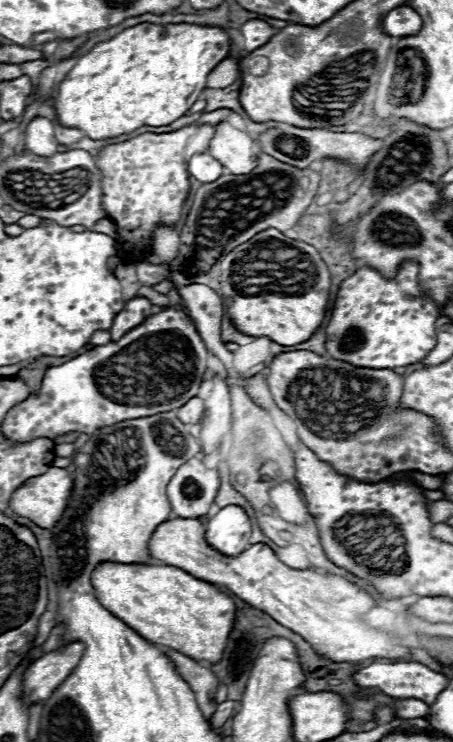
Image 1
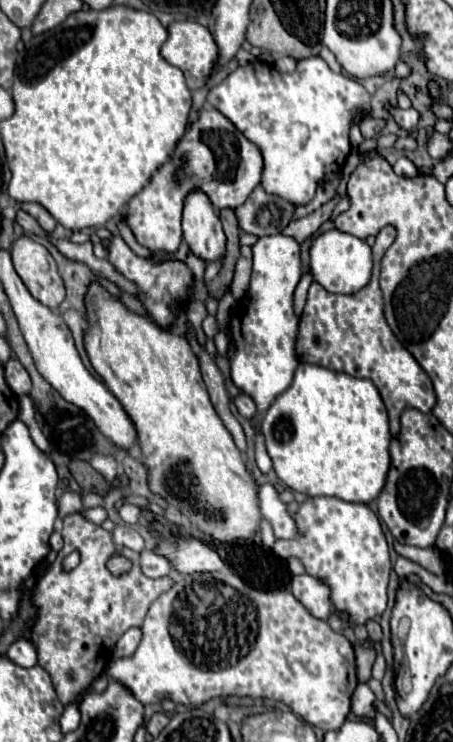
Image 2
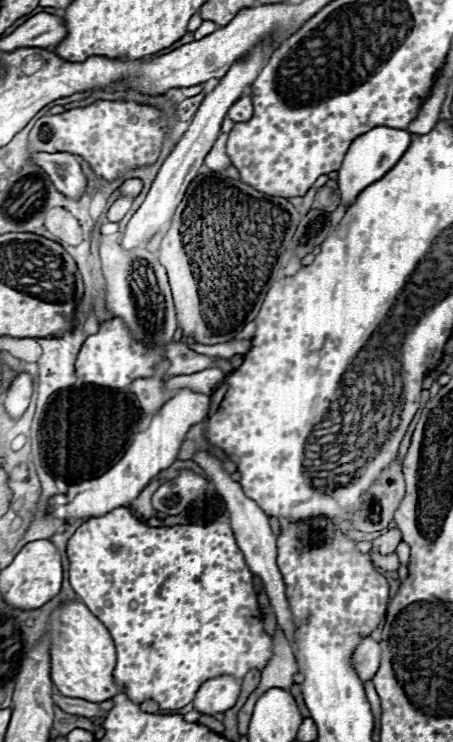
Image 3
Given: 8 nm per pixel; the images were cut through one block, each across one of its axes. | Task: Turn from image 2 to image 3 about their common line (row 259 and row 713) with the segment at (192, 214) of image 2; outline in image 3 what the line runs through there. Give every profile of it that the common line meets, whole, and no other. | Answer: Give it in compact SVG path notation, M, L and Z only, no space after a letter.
M234 678L206 680L194 696L194 710L204 716L214 716L230 710L240 694L240 682Z

